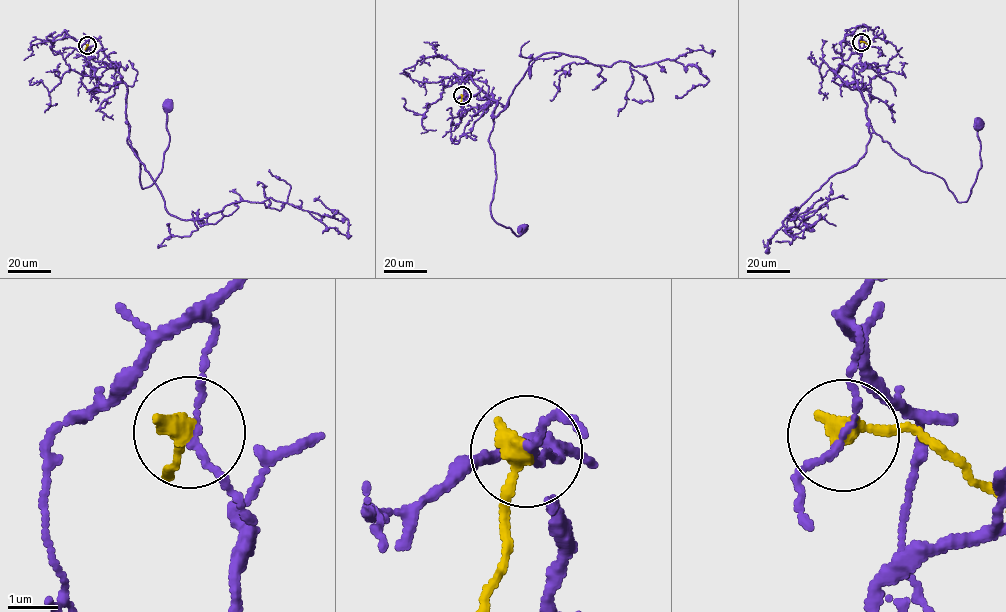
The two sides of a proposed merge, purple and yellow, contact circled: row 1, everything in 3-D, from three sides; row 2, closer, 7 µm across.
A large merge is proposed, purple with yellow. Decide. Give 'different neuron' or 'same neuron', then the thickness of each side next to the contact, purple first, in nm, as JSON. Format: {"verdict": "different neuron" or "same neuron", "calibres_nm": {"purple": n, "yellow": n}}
{"verdict": "different neuron", "calibres_nm": {"purple": 120, "yellow": 440}}

